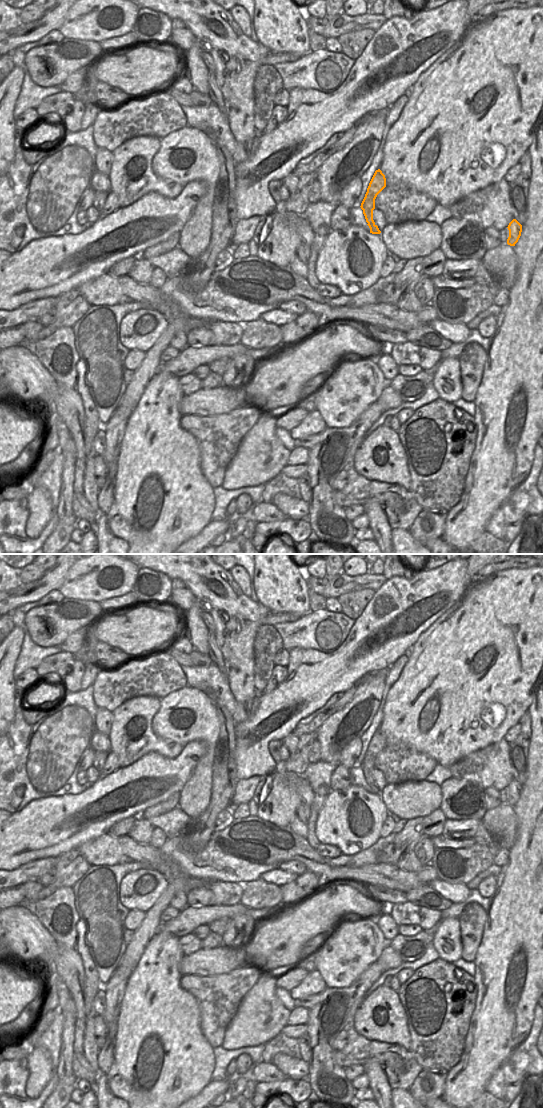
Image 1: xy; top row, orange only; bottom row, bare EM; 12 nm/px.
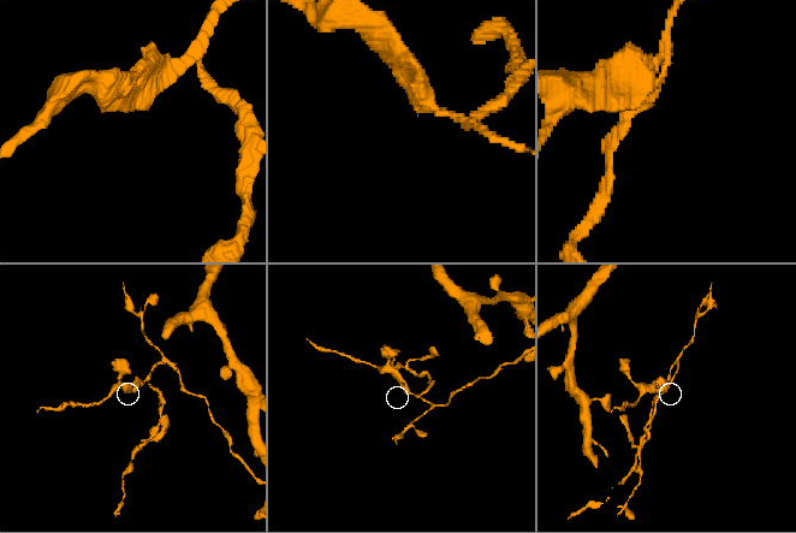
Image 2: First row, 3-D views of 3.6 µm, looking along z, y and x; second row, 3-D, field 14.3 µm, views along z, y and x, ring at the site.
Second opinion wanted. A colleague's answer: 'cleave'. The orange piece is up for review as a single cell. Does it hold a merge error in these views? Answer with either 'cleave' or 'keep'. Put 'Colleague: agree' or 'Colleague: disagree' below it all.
cleave
Colleague: agree

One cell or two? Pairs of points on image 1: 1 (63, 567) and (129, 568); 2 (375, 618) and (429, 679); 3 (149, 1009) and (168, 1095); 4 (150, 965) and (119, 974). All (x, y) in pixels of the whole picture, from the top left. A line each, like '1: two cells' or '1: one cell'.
1: two cells
2: two cells
3: one cell
4: two cells

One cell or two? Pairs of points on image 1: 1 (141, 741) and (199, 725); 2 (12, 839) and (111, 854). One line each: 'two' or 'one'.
1: two
2: two

